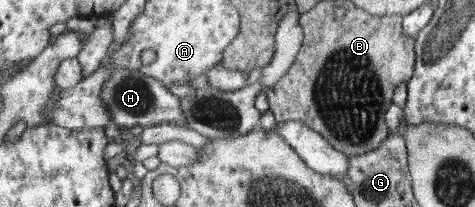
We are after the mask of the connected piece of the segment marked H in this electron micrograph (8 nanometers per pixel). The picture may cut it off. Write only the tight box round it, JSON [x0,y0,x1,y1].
[102,69,187,128]

